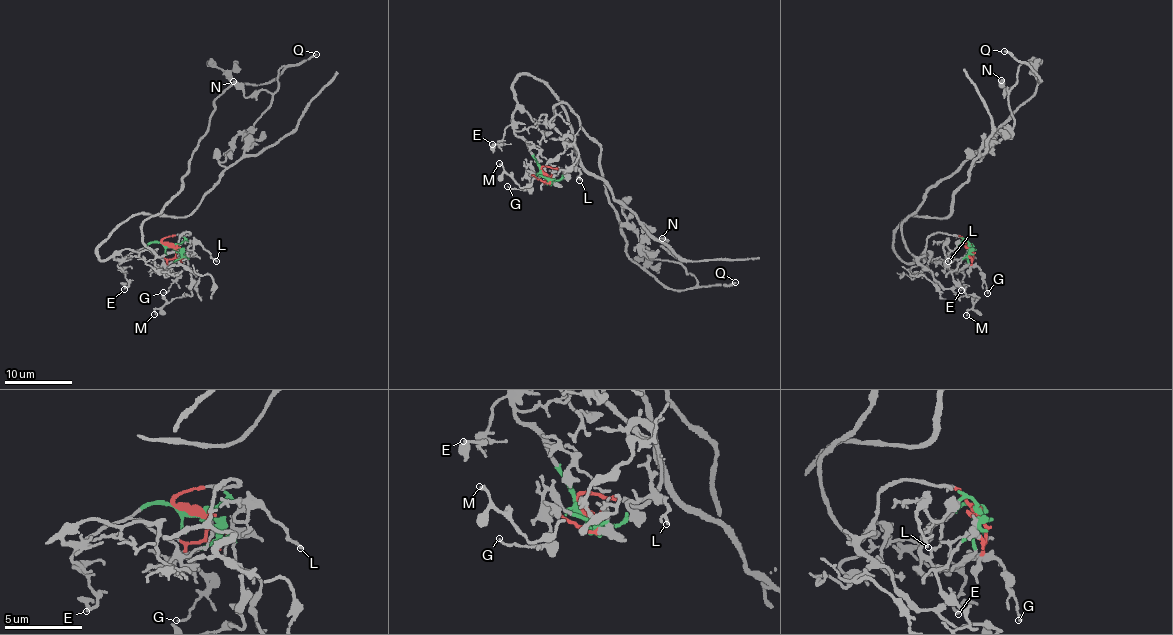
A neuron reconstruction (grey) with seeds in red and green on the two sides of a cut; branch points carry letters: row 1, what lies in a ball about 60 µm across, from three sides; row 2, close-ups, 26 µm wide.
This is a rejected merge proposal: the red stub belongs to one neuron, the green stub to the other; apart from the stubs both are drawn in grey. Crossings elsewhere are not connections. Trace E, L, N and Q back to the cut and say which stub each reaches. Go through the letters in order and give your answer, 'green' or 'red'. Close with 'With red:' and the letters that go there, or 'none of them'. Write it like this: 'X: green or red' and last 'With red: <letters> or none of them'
E: green
L: green
N: red
Q: red
With red: N, Q

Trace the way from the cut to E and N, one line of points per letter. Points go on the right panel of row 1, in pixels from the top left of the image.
E: (969, 248), (961, 243), (951, 250), (942, 264), (947, 269), (963, 274), (960, 291)
N: (968, 246), (933, 232), (913, 258), (902, 225), (1040, 82), (1025, 63), (1004, 94), (1001, 80)

